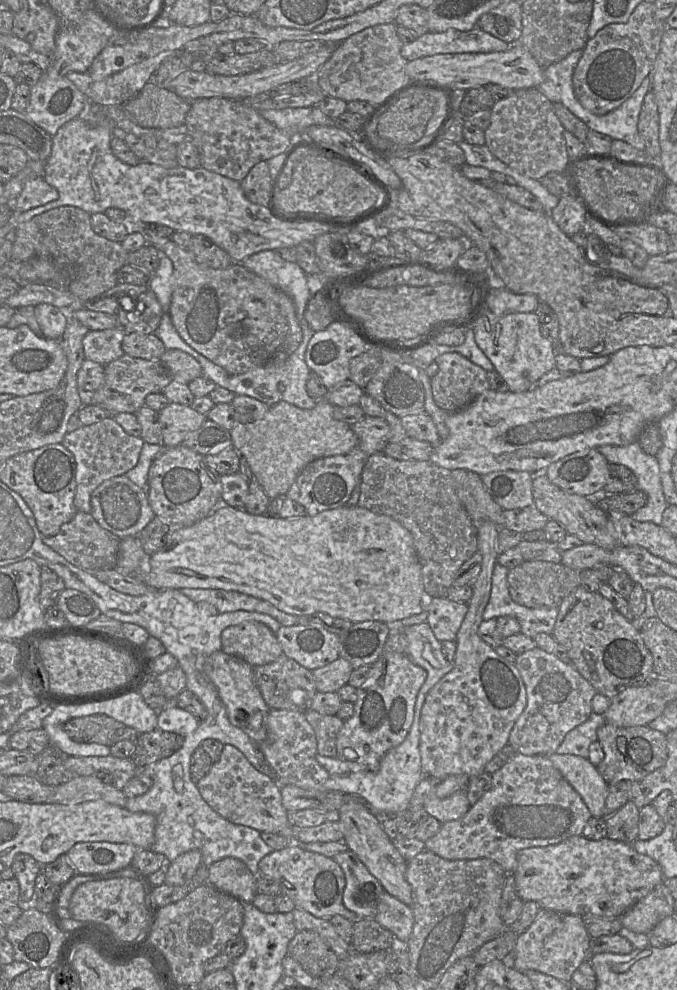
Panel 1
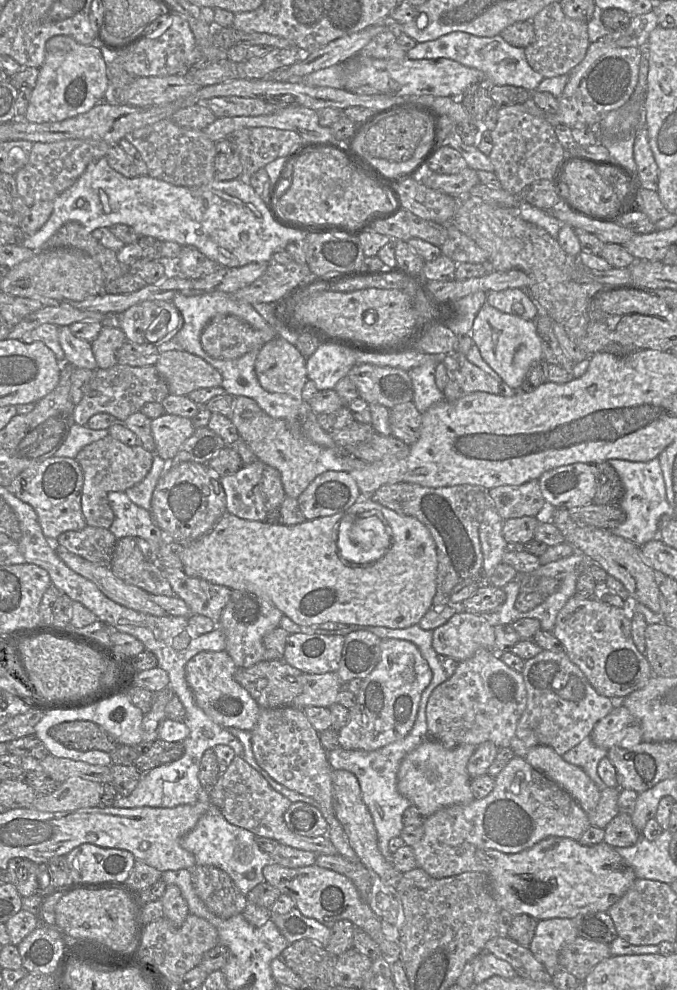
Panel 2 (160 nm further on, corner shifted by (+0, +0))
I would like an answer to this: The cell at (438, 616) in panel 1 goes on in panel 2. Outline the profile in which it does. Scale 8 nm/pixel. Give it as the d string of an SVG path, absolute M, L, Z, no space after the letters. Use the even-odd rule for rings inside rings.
M459 612L433 630L432 646L439 656L461 662L481 648L495 651L494 626L485 615Z

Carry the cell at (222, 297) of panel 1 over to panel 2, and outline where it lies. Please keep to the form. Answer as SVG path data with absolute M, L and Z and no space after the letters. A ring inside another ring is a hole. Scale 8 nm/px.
M227 315L214 317L204 327L200 341L203 350L211 357L219 360L233 360L240 358L255 347L262 347L276 336L278 336L278 333L271 325L258 330L235 315Z

